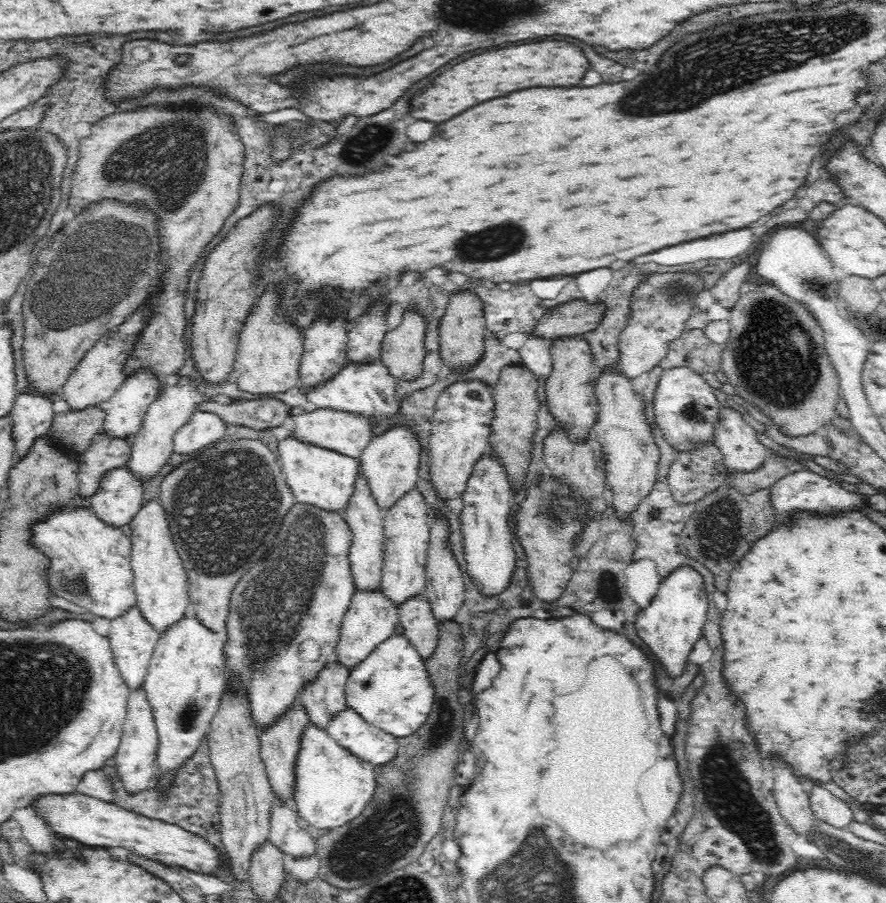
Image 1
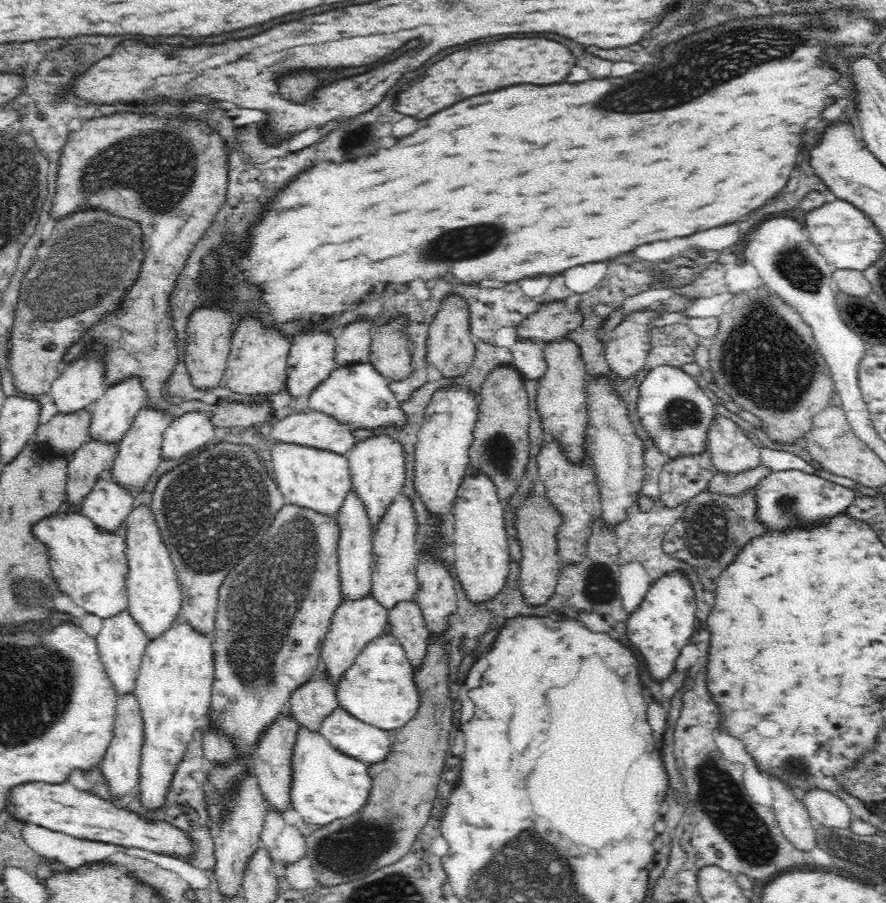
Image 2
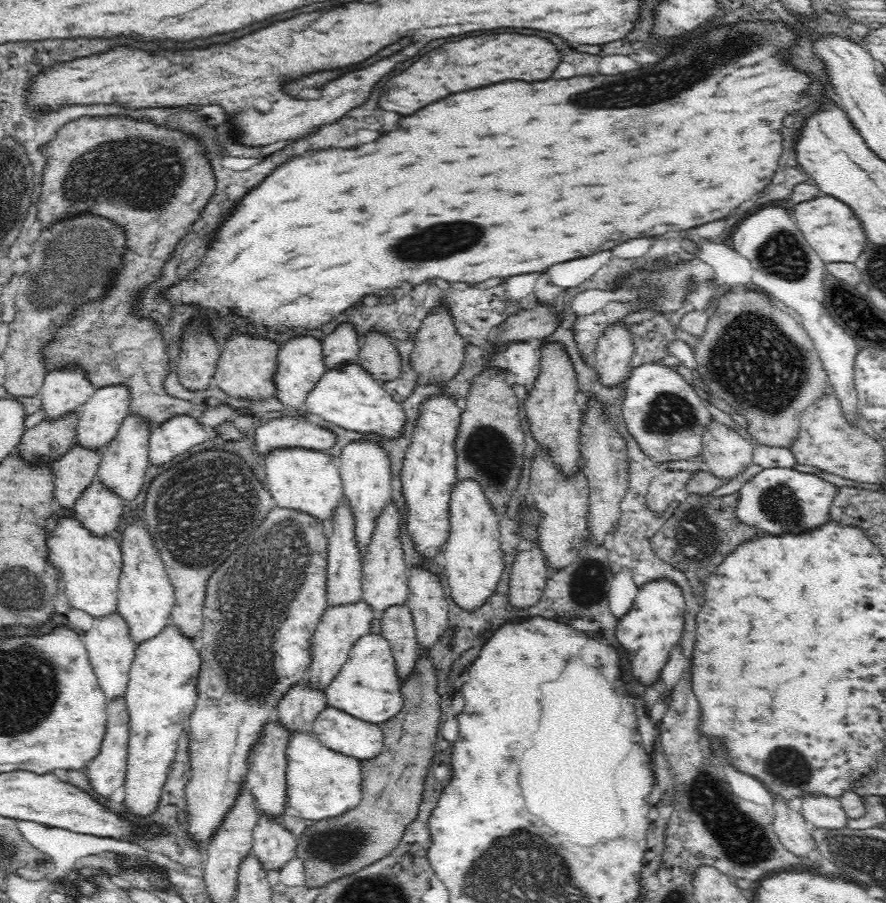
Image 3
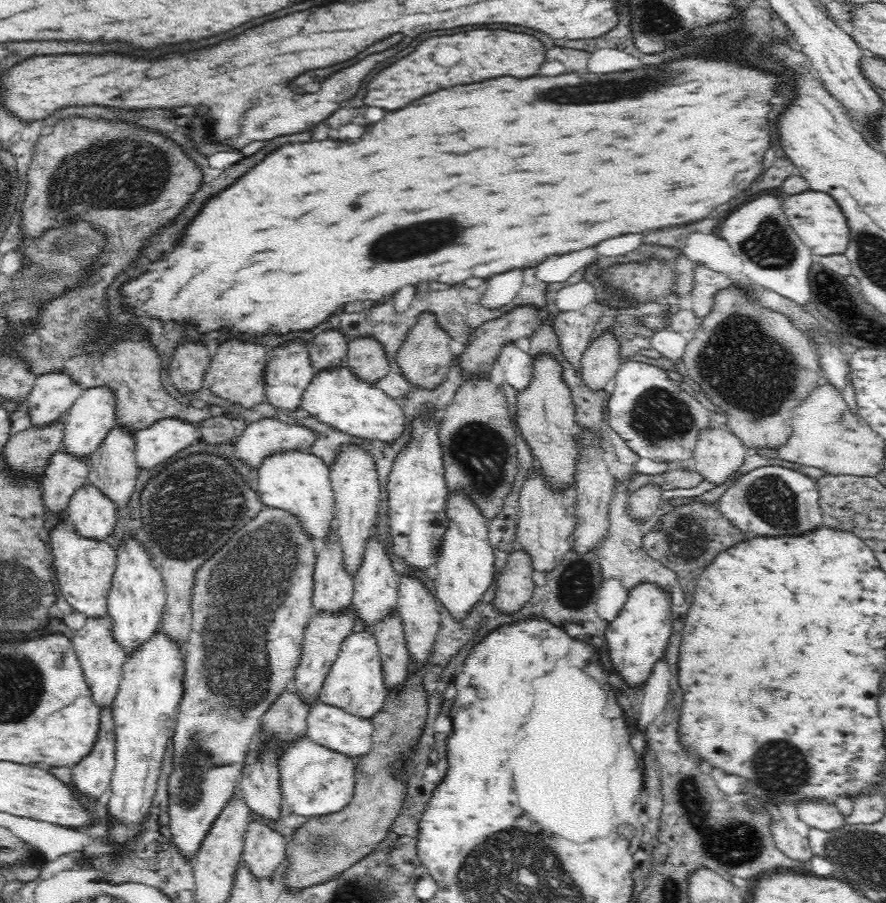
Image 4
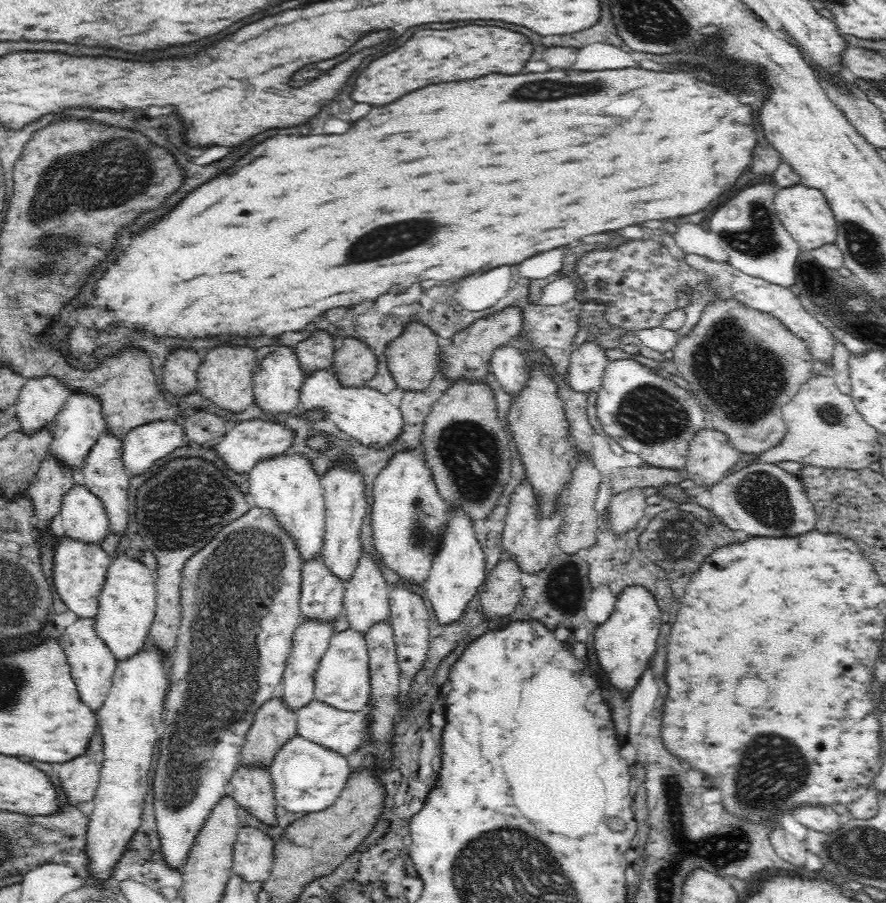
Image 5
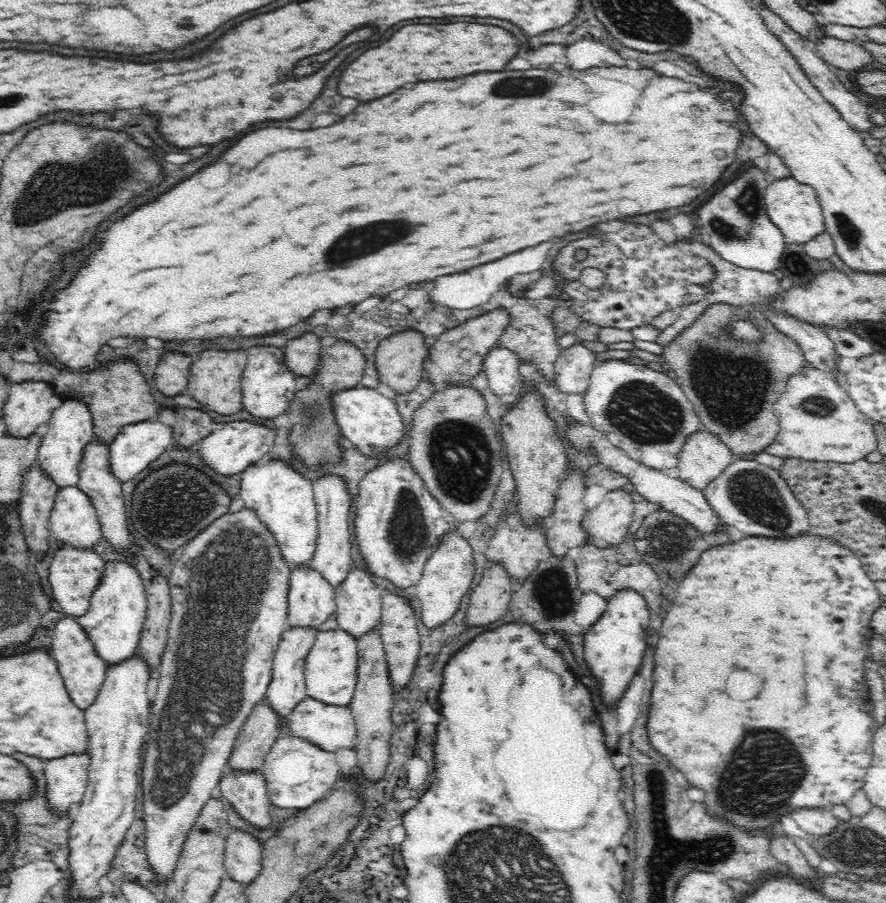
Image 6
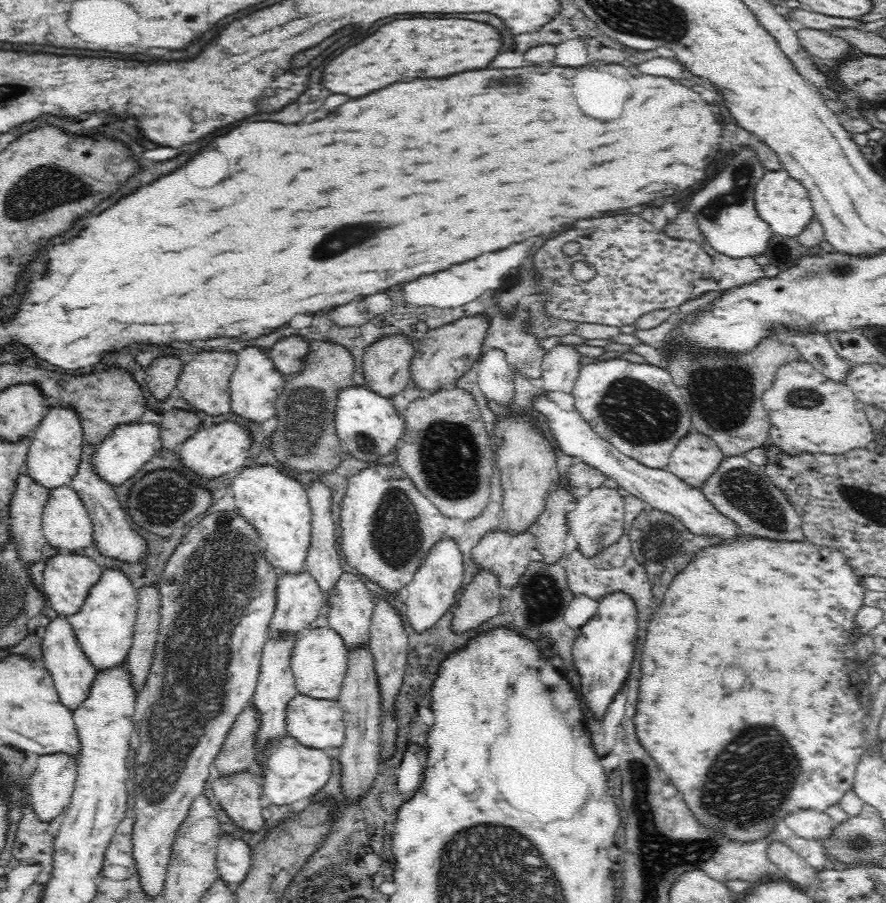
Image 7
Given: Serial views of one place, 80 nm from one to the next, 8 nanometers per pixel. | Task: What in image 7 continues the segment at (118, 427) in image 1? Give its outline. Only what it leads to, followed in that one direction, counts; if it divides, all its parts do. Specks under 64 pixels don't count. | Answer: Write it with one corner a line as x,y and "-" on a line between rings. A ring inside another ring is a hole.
69,406
49,408
27,437
27,451
23,458
21,472
34,485
50,491
70,484
82,459
83,436
79,418

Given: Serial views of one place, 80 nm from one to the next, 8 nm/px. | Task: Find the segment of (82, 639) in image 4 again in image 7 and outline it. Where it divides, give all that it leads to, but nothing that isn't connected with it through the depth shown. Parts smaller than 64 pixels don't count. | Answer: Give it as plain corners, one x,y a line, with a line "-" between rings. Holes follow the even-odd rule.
62,618
51,619
44,628
39,630
42,638
40,652
42,655
43,668
47,670
53,689
59,704
68,710
74,710
86,696
89,691
91,682
98,675
89,662
85,660
85,656
81,654
81,650
75,644
74,633
70,629
70,625

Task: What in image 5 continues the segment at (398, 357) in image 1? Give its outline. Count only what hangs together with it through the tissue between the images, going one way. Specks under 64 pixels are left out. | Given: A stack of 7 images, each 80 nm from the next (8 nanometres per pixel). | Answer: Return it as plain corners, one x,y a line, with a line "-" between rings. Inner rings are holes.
343,336
324,369
342,386
365,386
377,369
376,357
362,341

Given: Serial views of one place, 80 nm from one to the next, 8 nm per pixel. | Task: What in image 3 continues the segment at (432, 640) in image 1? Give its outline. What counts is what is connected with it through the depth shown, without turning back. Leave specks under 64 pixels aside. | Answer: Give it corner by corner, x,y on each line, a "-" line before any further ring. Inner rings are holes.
405,604
390,607
379,617
378,635
389,646
395,677
403,682
411,674
416,659
420,656
408,607

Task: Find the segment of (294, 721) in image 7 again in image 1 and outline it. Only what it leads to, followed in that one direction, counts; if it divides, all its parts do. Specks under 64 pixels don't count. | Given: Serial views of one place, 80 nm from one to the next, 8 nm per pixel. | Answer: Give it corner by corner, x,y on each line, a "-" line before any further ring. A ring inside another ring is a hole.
339,710
325,726
326,734
356,758
381,765
395,757
394,735
368,724
353,710

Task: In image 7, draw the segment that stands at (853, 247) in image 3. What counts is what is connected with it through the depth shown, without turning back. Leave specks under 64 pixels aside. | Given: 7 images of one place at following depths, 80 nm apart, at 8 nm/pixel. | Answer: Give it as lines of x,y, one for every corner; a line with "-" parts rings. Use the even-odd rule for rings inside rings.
765,169
761,177
754,182
751,198
755,213
773,233
783,237
796,236
814,215
806,189
784,169

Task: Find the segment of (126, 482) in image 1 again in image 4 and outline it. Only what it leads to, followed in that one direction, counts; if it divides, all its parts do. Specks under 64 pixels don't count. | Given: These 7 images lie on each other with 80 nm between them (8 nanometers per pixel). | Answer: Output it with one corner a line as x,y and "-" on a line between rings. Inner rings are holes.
86,484
70,496
65,524
78,536
104,541
114,530
118,514
110,499

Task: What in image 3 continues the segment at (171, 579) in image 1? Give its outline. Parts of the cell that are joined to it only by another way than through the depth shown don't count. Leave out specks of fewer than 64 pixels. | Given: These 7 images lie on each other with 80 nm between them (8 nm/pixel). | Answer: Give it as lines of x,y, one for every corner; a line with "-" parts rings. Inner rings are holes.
135,512
128,514
134,521
123,532
120,551
122,551
122,568
119,570
117,592
115,594
115,614
126,624
128,639
140,645
141,642
158,636
170,625
169,614
173,603
173,590
167,578
164,565
156,555
151,538
141,516

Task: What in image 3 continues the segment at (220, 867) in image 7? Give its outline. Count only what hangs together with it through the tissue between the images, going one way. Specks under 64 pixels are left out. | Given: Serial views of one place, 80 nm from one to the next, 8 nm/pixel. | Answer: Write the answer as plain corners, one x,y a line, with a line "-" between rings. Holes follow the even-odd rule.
261,816
251,828
249,854
266,873
282,868
291,858
296,857
296,845
297,837
272,817

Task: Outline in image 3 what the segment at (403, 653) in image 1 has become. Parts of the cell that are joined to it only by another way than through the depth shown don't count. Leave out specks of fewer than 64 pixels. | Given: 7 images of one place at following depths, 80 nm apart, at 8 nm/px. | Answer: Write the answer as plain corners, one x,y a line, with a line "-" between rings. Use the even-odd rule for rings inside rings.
370,633
360,636
351,644
342,666
323,690
323,696
327,706
378,724
399,711
402,700
399,694
401,684
402,680
395,677
389,646
378,634

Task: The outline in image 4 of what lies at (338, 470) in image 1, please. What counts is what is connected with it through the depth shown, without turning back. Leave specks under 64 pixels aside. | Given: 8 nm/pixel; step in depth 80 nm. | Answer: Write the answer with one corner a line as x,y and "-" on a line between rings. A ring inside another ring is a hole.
288,451
265,458
256,470
256,492
264,507
282,510
296,523
315,549
321,547
329,534
334,516
334,497
330,489
329,467
317,456
304,451

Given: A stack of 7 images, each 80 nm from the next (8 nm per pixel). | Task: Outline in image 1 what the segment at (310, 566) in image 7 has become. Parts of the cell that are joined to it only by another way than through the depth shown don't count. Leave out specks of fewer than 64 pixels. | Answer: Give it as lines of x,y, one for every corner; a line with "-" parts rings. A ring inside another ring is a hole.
401,426
376,432
376,436
366,443
356,458
357,466
376,507
382,508
382,511
385,512
406,492
416,488
422,453
422,443
416,440
409,430

